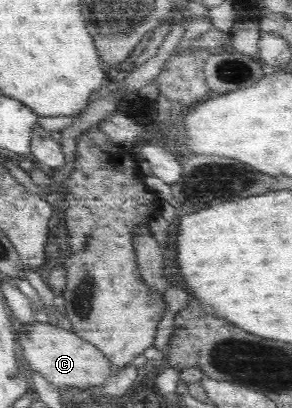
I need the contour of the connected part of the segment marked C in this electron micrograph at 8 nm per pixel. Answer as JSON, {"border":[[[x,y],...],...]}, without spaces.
{"border":[[[38,322],[18,329],[23,361],[29,369],[41,373],[49,383],[59,388],[68,385],[86,390],[103,384],[107,377],[113,375],[113,365],[106,354],[73,331]]]}

